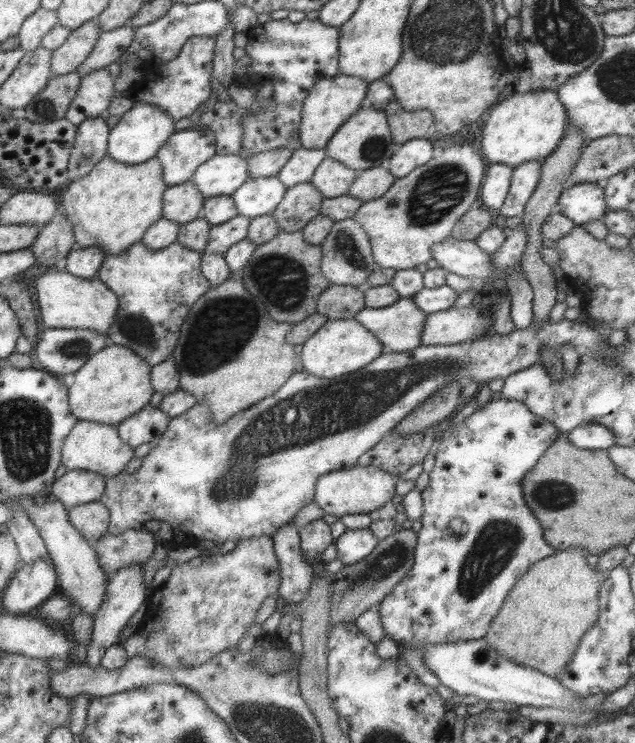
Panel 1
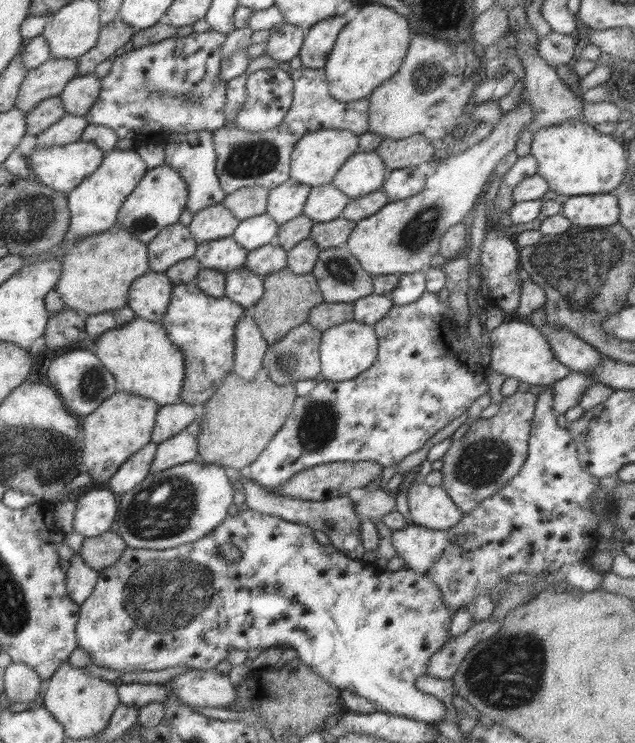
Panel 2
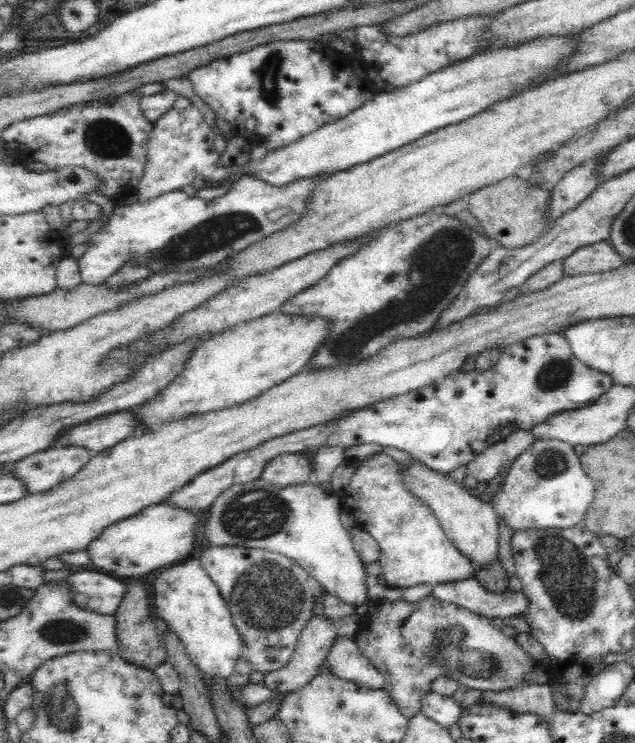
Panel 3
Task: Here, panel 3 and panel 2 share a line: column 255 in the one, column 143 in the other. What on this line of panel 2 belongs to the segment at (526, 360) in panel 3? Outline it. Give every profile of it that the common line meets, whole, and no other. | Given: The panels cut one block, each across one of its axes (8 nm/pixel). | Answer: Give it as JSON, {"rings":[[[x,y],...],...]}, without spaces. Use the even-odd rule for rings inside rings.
{"rings":[[[150,441],[143,449],[137,450],[136,454],[129,456],[124,464],[111,476],[108,481],[109,490],[117,496],[138,486],[149,474],[150,465],[155,455],[156,444]]]}

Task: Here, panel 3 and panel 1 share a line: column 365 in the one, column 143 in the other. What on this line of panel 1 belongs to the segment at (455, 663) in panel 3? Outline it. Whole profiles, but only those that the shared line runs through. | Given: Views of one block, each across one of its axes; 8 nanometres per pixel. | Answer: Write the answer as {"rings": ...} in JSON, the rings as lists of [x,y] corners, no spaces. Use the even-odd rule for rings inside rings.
{"rings":[[[270,536],[237,541],[235,548],[226,554],[213,552],[212,556],[199,555],[173,566],[168,579],[152,589],[139,628],[121,645],[128,658],[141,655],[166,667],[197,666],[222,650],[237,648],[239,640],[241,641],[249,627],[255,624],[259,605],[267,596],[277,593],[277,586],[279,569]]]}

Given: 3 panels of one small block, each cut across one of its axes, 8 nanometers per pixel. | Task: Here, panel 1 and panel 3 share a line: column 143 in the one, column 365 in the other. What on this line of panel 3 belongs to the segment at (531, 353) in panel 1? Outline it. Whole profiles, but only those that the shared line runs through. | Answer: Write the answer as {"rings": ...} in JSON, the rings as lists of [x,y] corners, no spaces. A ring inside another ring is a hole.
{"rings":[[[379,451],[351,464],[356,464],[354,474],[348,486],[338,493],[341,508],[352,516],[354,526],[366,530],[376,541],[384,584],[406,588],[427,582],[434,586],[437,582],[474,576],[473,564],[450,543],[432,507],[405,486],[405,468],[400,463]]]}

